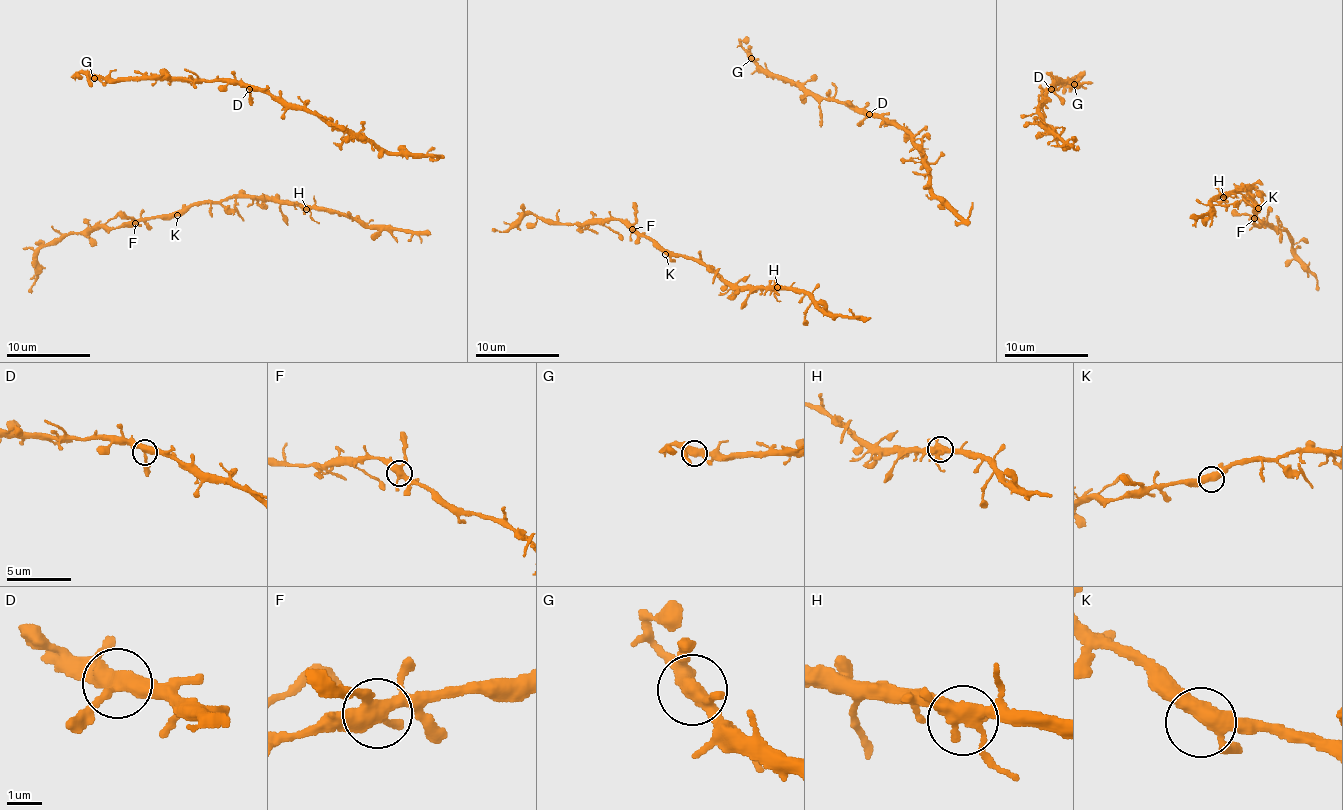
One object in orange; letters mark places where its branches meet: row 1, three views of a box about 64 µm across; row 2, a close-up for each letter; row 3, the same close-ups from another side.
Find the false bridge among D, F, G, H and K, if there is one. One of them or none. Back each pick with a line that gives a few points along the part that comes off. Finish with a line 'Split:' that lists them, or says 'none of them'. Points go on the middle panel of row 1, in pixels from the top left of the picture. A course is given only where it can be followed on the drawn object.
Split: none of them

